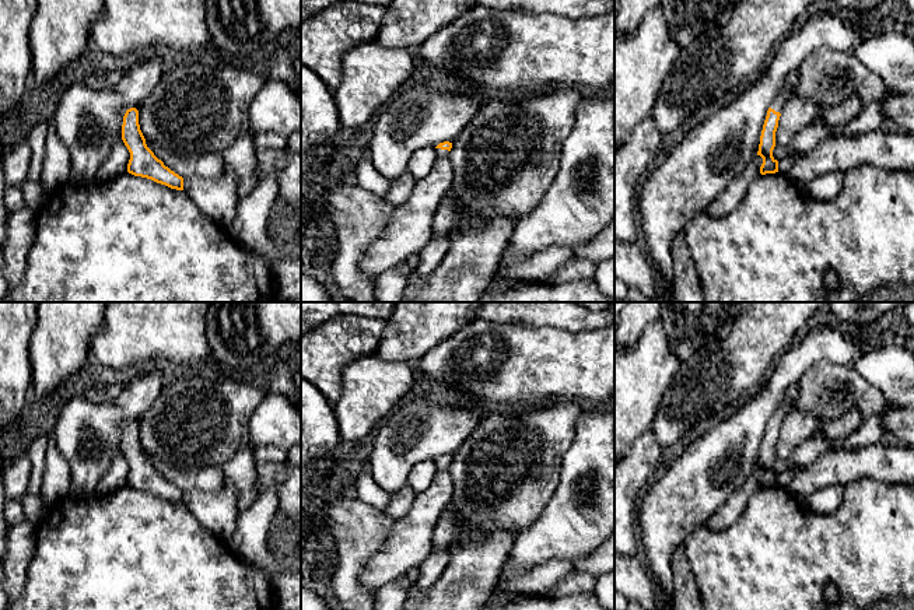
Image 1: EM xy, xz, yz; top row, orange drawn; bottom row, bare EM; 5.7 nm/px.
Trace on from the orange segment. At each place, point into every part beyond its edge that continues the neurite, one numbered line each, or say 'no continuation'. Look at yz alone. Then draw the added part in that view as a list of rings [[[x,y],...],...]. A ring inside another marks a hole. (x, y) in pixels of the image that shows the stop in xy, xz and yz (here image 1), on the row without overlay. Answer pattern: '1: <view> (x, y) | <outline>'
1: yz (783, 410) | [[[795,383],[792,385],[787,395],[784,396],[782,402],[780,403],[780,406],[777,407],[777,410],[774,411],[774,414],[771,416],[770,421],[774,423],[775,425],[782,425],[785,417],[789,413],[789,409],[792,407],[796,396],[799,392],[799,385]]]

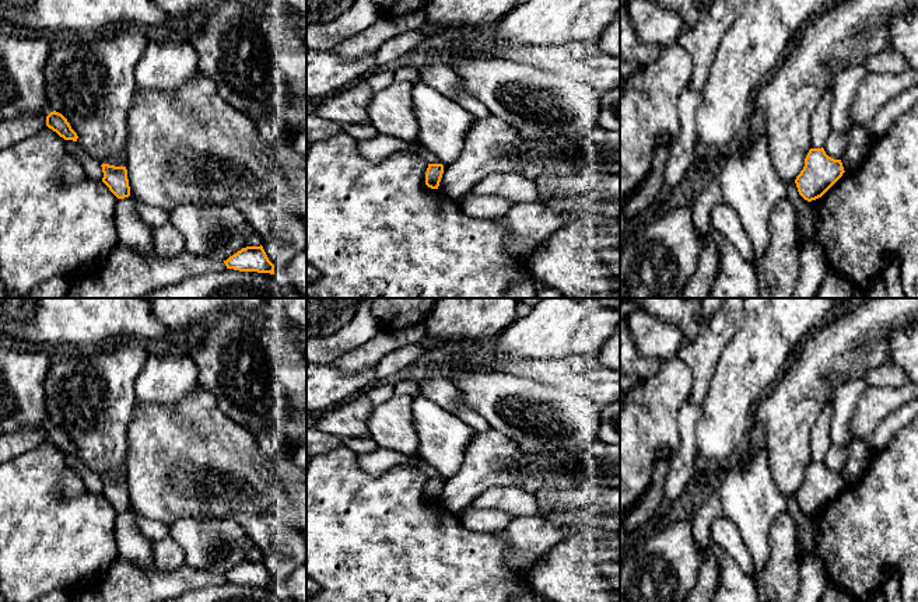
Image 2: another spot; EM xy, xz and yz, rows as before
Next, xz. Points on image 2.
no continuation

